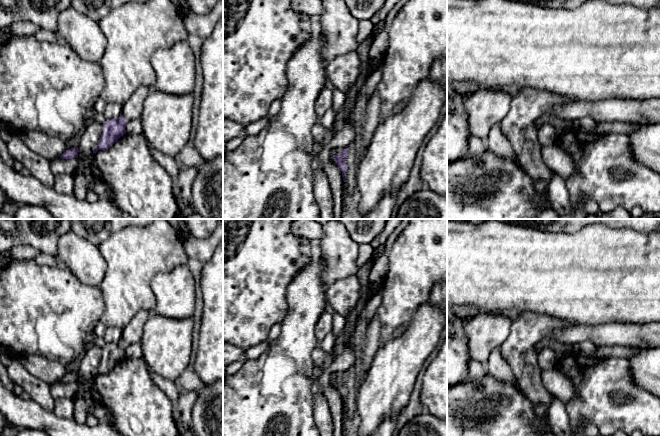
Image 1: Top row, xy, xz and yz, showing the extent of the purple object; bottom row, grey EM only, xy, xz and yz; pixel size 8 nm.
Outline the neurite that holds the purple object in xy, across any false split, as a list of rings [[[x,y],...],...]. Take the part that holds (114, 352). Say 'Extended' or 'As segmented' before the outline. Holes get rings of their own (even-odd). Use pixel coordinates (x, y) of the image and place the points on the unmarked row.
Extended. [[[145,310],[138,311],[131,321],[122,328],[122,337],[117,342],[106,343],[99,366],[93,372],[93,378],[98,374],[108,373],[121,360],[126,358],[128,346],[139,343],[143,336],[143,327],[151,313]]]

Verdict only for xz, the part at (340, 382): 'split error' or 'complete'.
split error

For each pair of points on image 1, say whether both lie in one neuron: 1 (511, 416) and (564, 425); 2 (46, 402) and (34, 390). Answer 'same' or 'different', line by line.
1: different
2: same

